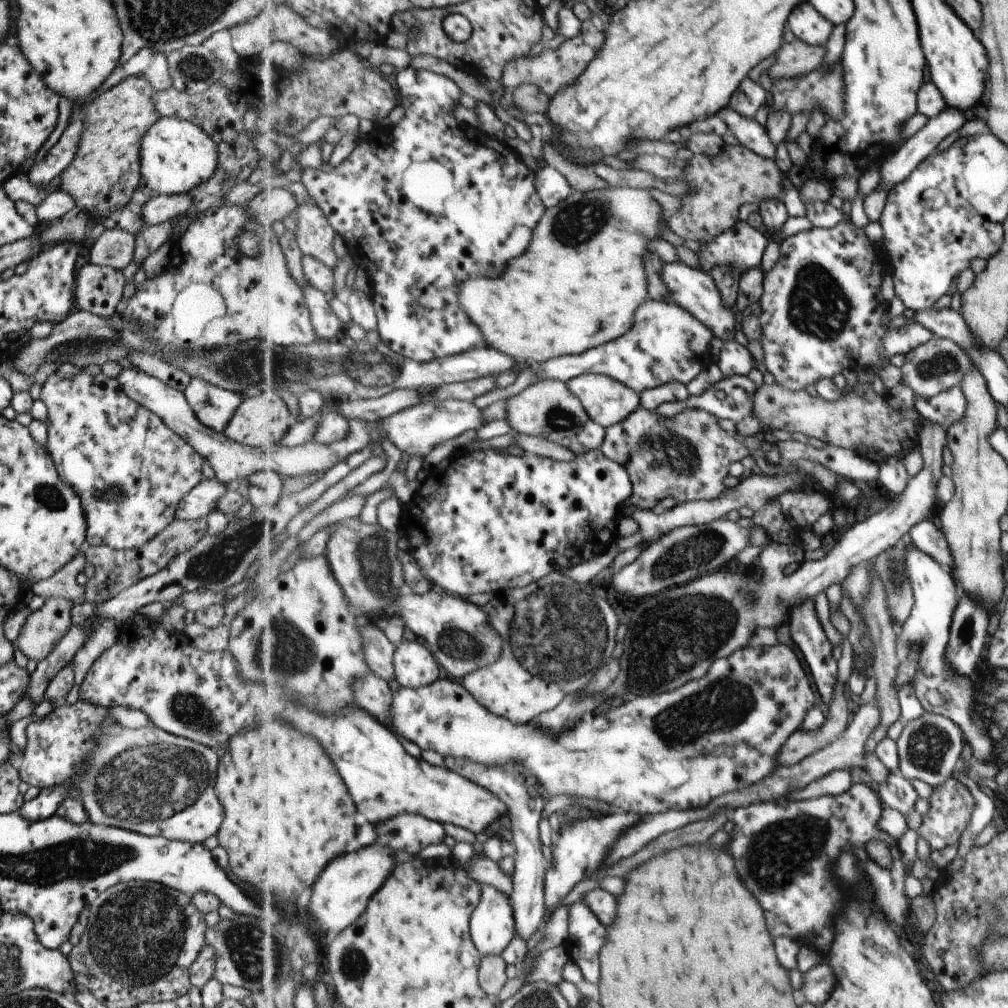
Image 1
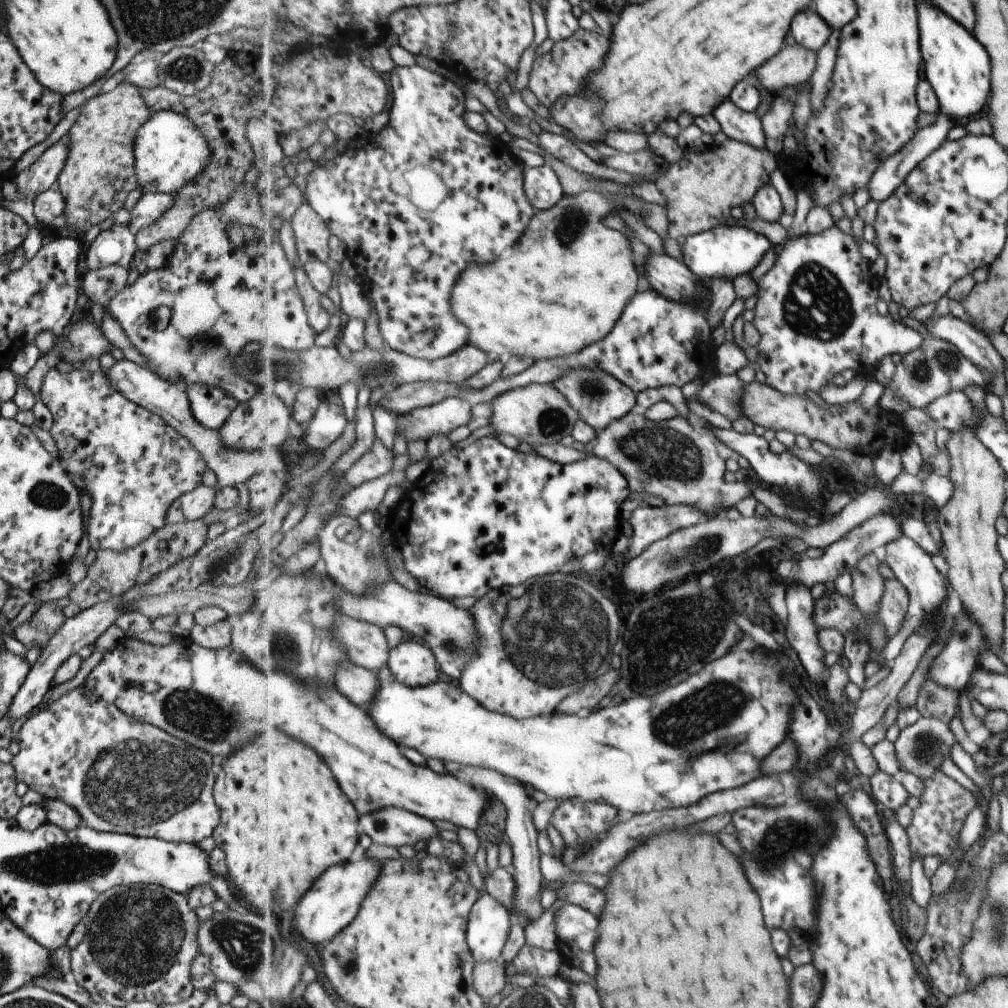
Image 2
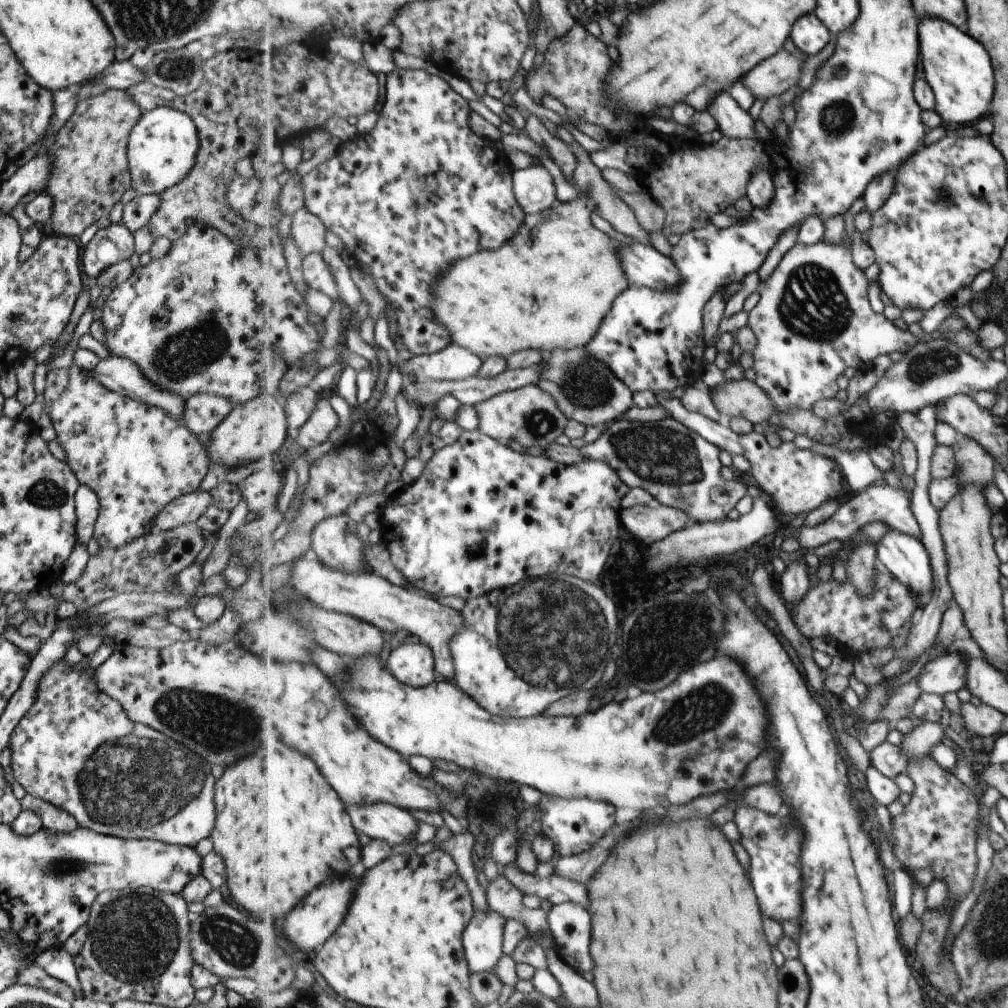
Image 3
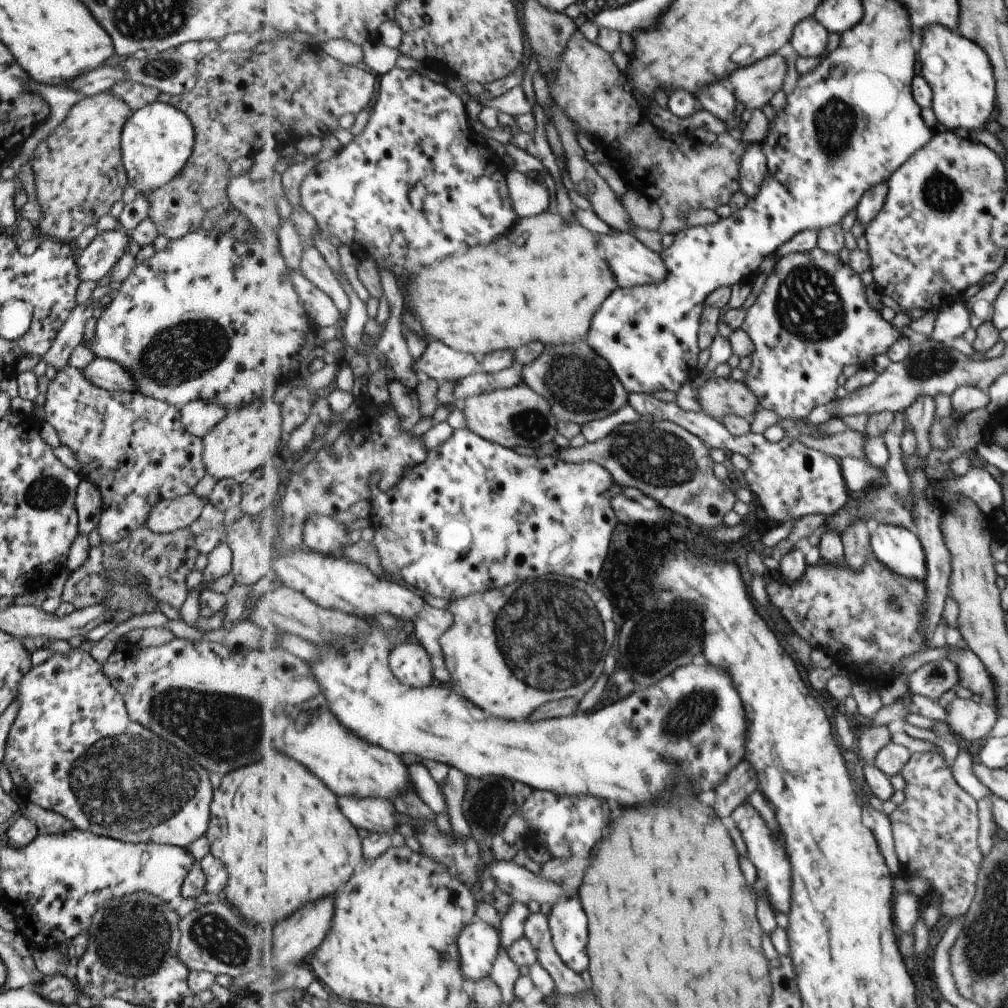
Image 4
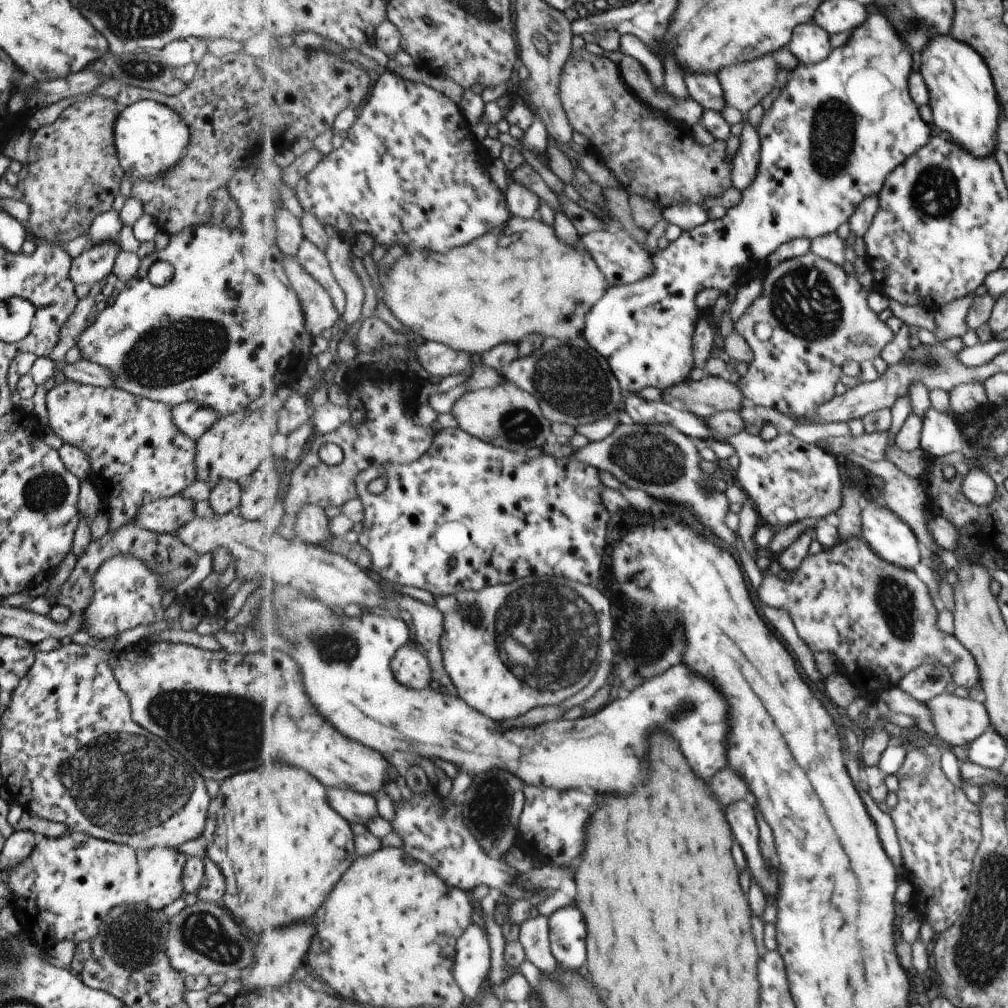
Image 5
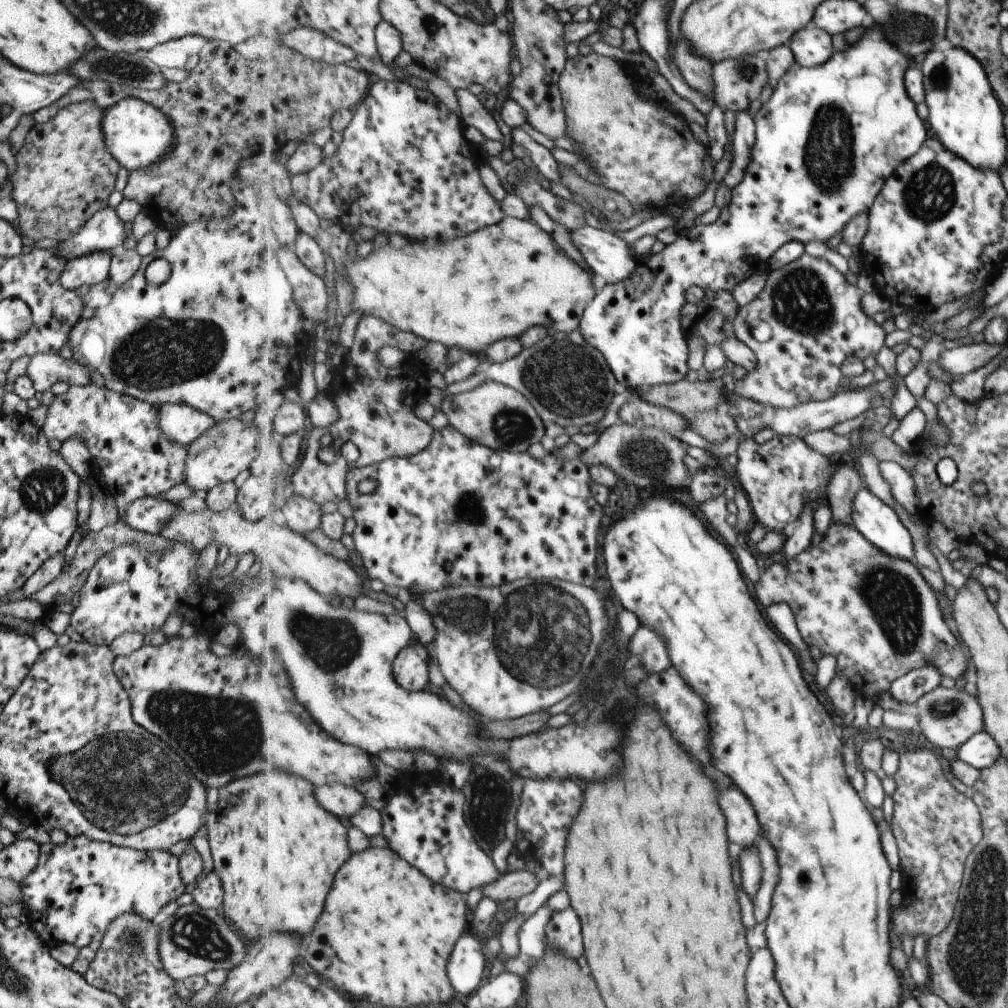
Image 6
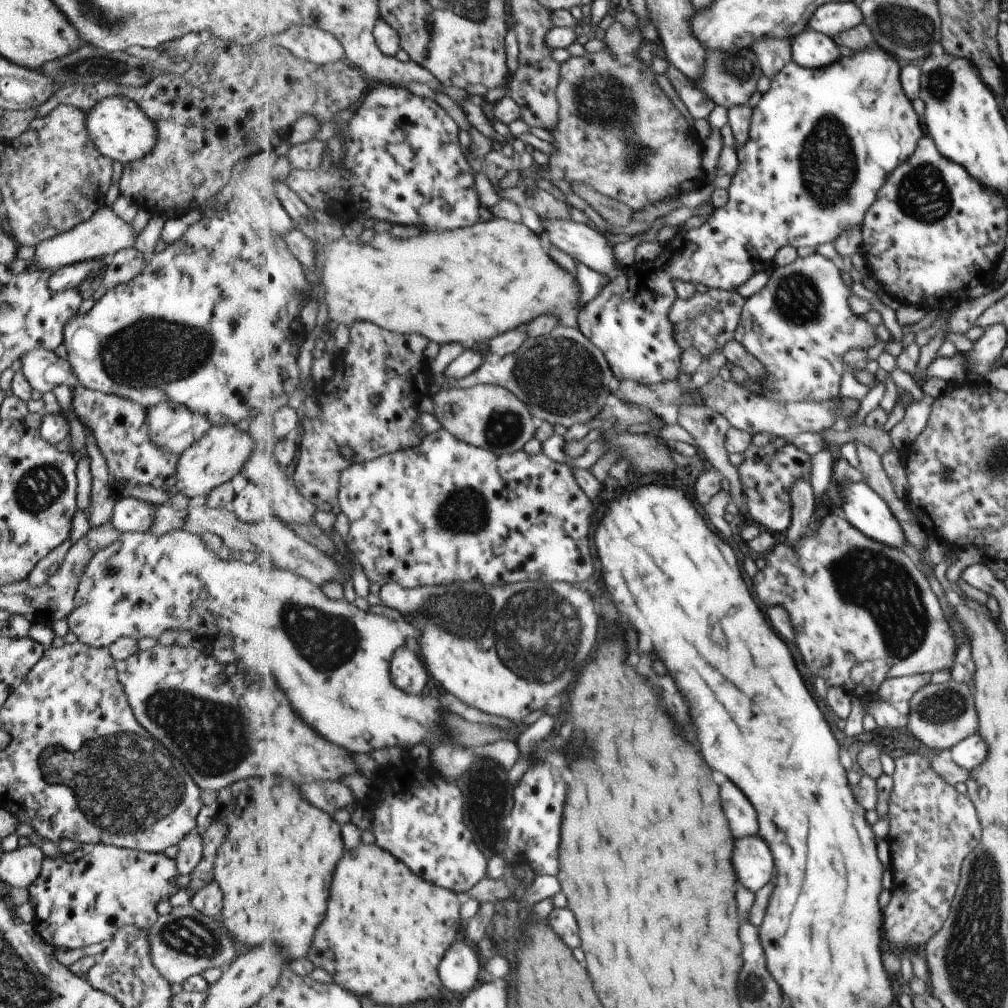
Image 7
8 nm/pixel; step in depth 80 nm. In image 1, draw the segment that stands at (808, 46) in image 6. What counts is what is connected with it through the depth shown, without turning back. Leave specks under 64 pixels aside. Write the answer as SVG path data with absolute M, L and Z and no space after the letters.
M809 2L799 4L789 18L789 28L795 37L813 46L827 44L833 26L834 24Z

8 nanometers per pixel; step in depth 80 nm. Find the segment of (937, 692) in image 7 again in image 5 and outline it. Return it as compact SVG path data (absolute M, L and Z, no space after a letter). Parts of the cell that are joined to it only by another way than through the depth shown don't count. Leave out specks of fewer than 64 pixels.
M944 691L929 698L925 704L931 712L929 720L933 725L933 736L943 746L967 745L989 729L983 704L968 696L959 698Z

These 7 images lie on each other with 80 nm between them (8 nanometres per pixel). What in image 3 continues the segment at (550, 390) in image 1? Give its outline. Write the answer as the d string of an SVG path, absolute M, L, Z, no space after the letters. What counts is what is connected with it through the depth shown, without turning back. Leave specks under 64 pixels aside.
M529 385L498 394L476 407L480 416L479 430L482 433L502 443L509 444L509 440L515 440L525 448L540 446L546 450L561 434L566 434L568 422L571 420L559 406L558 400L539 385Z

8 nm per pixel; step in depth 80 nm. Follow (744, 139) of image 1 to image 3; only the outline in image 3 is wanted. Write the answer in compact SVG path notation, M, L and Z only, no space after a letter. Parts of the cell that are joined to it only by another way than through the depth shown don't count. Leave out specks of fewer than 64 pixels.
M729 90L720 93L709 106L711 116L719 123L723 136L734 139L757 139L755 120L733 98Z

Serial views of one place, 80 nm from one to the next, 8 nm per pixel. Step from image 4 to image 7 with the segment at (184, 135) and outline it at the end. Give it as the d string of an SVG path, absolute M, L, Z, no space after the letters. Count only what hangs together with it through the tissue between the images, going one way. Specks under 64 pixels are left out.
M115 96L100 100L92 109L85 112L86 131L95 148L112 161L127 165L150 154L156 141L155 123L127 97Z

